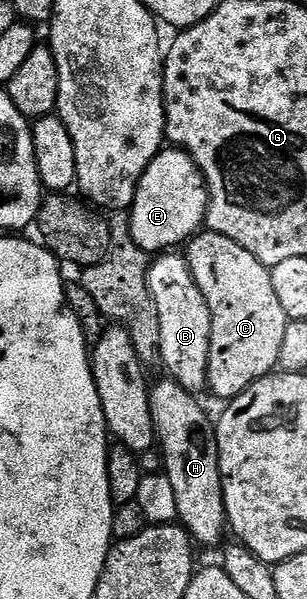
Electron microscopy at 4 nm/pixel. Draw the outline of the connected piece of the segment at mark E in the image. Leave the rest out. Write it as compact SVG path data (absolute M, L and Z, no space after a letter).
M183 149L171 150L162 150L140 175L130 208L132 239L147 253L179 248L180 242L191 240L201 230L208 213L210 196L196 160Z

